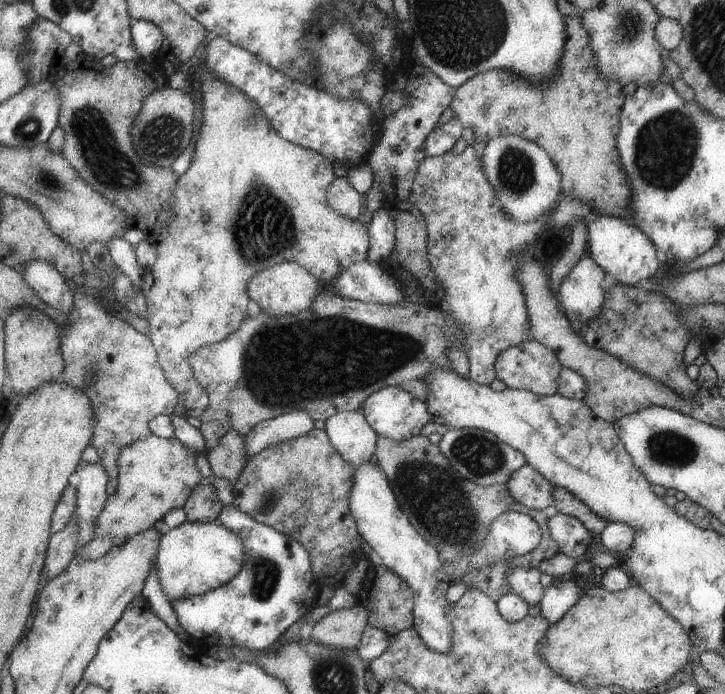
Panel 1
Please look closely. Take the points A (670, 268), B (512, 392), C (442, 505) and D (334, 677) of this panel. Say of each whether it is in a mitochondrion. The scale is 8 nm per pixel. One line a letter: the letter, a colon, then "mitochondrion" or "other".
A: other
B: other
C: mitochondrion
D: mitochondrion

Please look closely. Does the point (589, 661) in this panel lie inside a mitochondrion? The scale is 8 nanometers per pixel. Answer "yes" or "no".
no

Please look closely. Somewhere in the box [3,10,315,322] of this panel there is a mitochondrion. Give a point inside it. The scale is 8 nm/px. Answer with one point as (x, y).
(108, 160)

